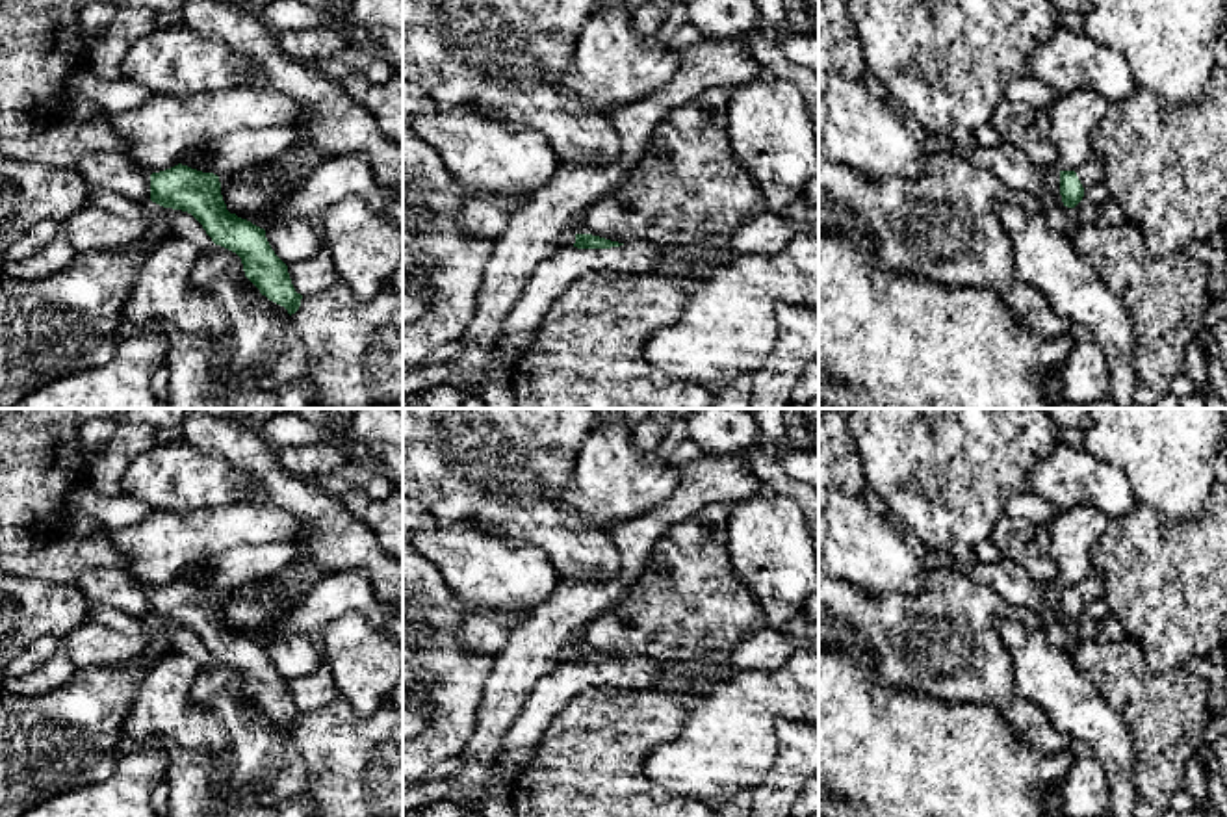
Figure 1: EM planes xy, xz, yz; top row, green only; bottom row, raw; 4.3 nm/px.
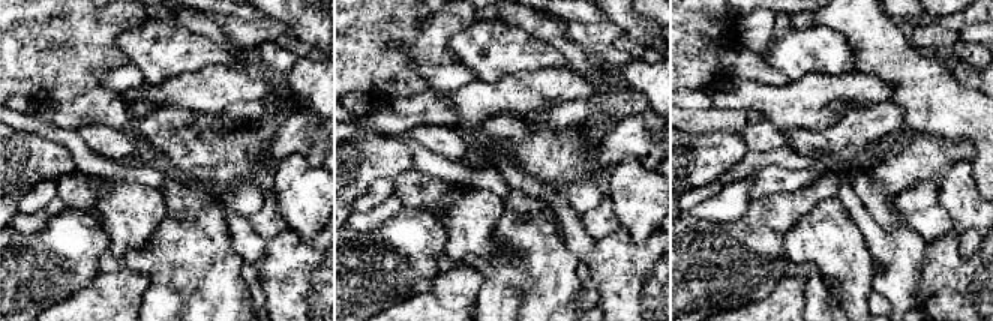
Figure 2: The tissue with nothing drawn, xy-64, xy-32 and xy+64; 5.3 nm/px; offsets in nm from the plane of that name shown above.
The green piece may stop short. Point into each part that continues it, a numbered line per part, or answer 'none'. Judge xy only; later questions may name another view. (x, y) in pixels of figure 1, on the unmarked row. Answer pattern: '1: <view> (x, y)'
none

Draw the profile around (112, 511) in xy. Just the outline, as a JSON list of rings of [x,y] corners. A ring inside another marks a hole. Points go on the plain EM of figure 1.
[[[87,485],[74,488],[74,501],[106,529],[141,524],[154,511],[149,503],[130,494],[104,496]]]

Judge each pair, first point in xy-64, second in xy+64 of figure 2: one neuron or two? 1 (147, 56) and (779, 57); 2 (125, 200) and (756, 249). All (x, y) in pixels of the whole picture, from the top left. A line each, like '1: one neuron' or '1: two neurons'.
1: one neuron
2: two neurons

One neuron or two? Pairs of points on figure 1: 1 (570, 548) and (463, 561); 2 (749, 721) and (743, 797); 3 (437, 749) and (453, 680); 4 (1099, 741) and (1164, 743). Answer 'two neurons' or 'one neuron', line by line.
1: two neurons
2: two neurons
3: one neuron
4: two neurons

